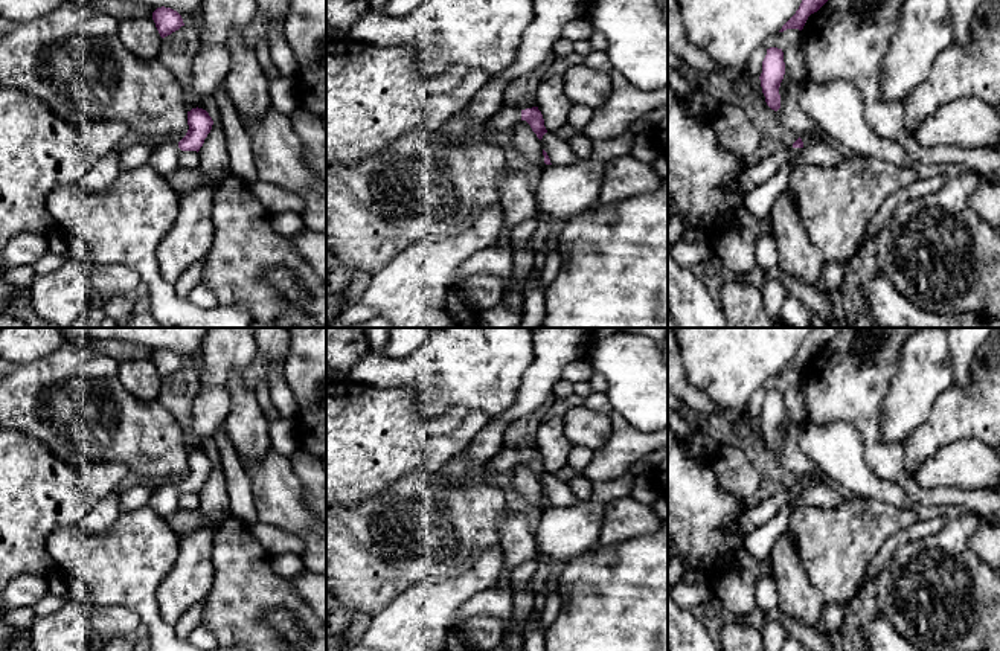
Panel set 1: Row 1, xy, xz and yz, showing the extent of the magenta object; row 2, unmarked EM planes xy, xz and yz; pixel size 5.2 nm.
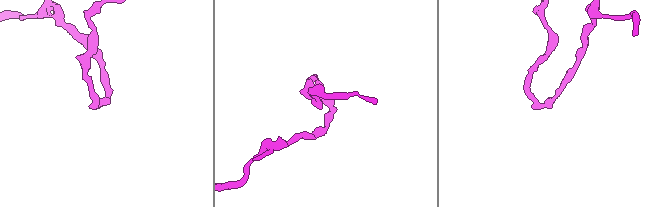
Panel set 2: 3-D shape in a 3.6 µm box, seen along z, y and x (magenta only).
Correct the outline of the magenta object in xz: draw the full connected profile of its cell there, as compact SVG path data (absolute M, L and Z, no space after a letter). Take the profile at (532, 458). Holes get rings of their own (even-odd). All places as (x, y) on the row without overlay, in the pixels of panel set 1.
M505 445L495 456L492 456L483 465L479 474L486 482L491 482L494 476L506 474L508 471L514 470L520 462L526 462L540 482L547 474L543 456L538 451L538 448L520 451L514 447L505 447Z

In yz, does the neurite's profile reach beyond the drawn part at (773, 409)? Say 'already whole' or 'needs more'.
already whole

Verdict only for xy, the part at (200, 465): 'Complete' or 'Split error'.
Split error

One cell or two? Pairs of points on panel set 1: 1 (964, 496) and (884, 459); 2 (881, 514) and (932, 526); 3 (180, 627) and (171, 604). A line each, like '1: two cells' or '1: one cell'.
1: one cell
2: two cells
3: two cells

